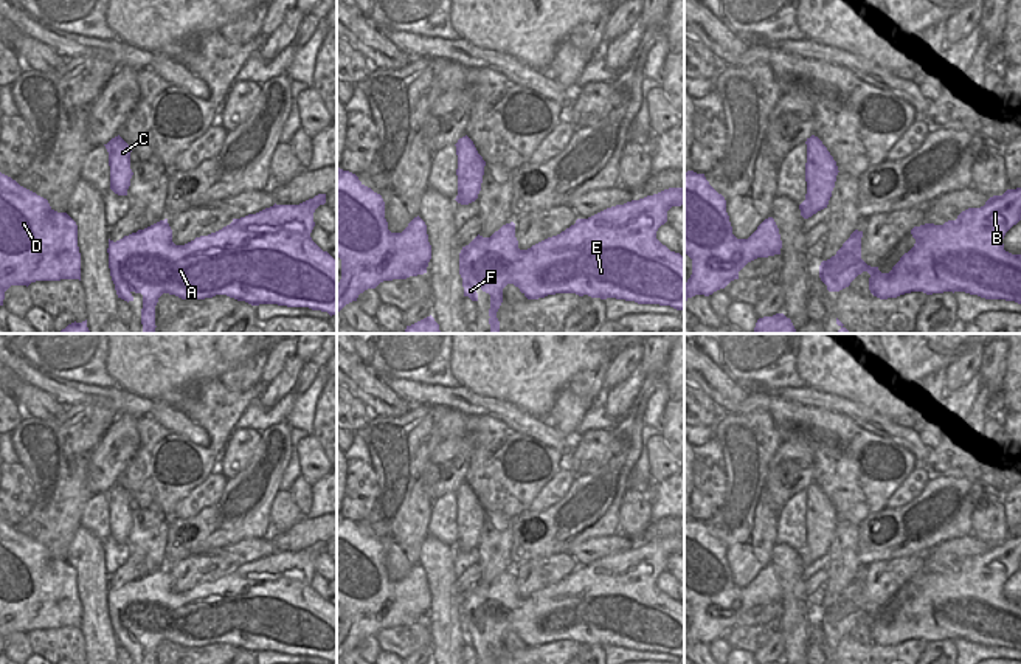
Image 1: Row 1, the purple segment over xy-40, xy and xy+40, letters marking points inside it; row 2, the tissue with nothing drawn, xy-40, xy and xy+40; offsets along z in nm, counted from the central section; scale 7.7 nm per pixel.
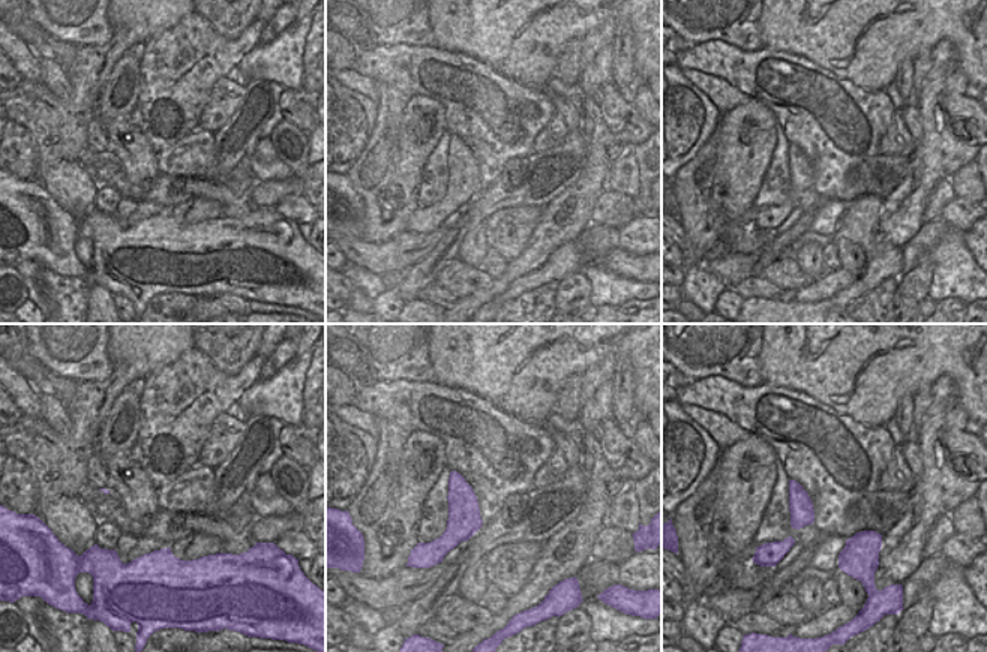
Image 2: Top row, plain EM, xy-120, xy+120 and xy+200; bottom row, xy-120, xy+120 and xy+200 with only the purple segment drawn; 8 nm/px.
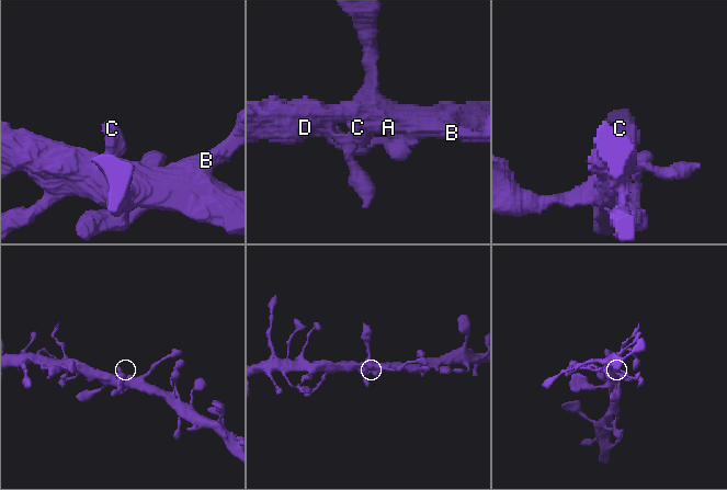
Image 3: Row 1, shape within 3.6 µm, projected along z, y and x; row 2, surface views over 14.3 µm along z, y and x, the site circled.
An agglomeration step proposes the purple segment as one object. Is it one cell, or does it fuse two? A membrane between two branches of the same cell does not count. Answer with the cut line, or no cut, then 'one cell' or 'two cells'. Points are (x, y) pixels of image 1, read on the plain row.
cut none; one cell

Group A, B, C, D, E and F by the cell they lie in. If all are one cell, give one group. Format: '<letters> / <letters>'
A B C D E F

